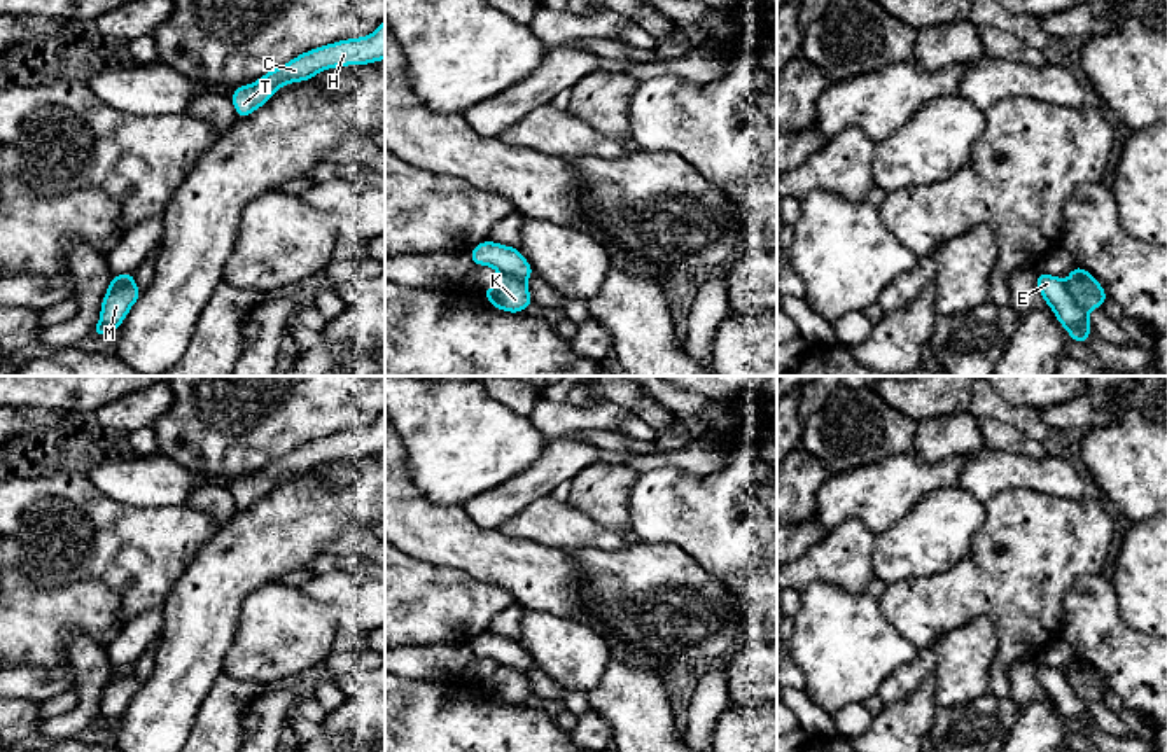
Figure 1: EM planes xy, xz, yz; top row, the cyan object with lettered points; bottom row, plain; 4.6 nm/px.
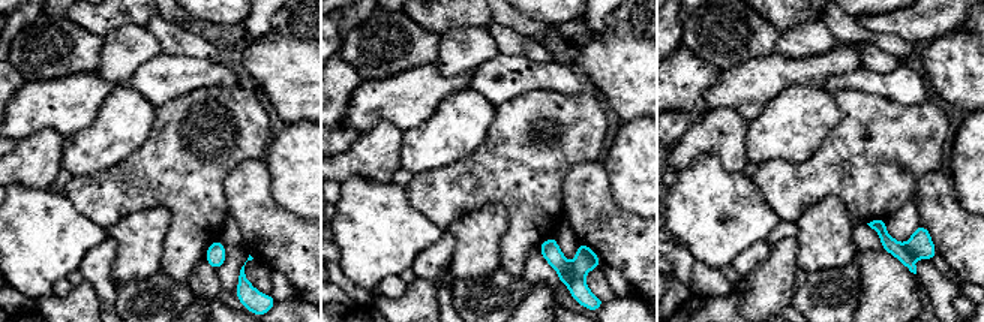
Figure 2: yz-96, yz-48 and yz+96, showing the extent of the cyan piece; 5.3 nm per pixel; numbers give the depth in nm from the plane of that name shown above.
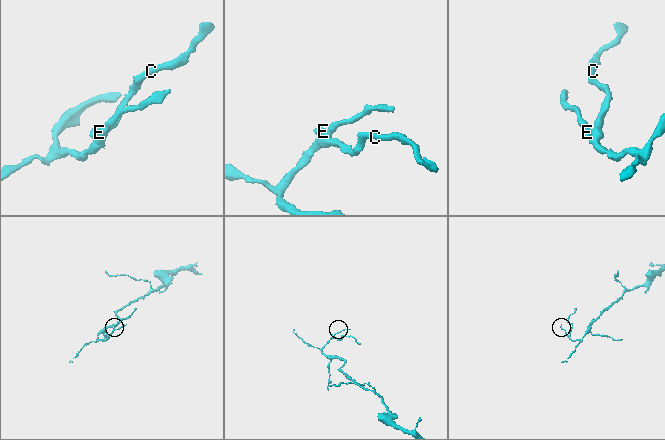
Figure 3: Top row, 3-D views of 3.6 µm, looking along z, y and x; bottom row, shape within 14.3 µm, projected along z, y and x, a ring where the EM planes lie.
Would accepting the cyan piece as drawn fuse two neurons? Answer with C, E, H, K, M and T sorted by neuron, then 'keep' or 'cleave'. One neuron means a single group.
C H K T / E M; cleave

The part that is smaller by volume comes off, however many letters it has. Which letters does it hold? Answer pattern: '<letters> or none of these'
E, M

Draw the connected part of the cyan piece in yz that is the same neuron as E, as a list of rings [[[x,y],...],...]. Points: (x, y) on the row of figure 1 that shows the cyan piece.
[[[1039,271],[1036,289],[1043,296],[1046,306],[1053,310],[1055,318],[1062,327],[1080,327],[1087,332],[1087,336],[1094,332],[1088,322],[1088,311],[1076,304],[1060,276]]]

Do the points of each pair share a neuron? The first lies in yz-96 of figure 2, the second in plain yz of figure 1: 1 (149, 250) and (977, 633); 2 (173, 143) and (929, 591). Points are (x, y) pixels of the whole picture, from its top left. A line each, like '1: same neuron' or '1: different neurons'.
1: same neuron
2: same neuron

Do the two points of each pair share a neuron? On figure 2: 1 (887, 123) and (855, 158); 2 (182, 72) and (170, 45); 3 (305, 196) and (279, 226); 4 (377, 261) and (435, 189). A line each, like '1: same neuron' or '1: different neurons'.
1: same neuron
2: different neurons
3: different neurons
4: different neurons

